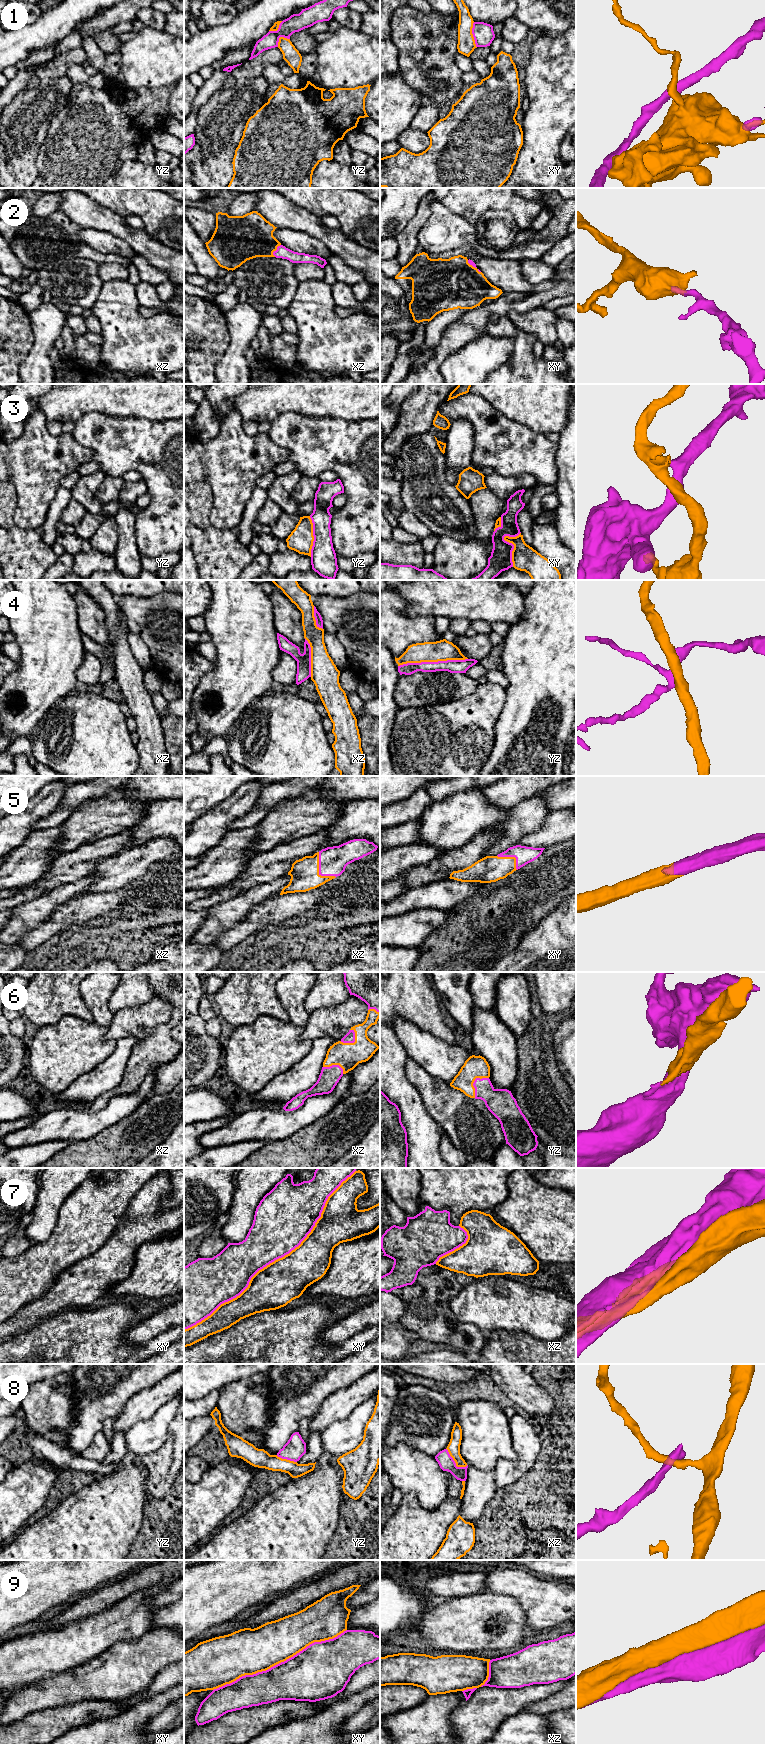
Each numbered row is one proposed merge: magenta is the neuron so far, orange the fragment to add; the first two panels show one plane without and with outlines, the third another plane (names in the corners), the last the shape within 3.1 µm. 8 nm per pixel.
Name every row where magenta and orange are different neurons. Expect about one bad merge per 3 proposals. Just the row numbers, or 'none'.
1, 3, 4, 7, 8, 9

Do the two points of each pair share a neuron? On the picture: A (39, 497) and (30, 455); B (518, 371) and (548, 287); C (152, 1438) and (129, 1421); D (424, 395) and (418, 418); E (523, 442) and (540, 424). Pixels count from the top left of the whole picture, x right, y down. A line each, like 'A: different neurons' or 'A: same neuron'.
A: same neuron
B: different neurons
C: different neurons
D: same neuron
E: different neurons

